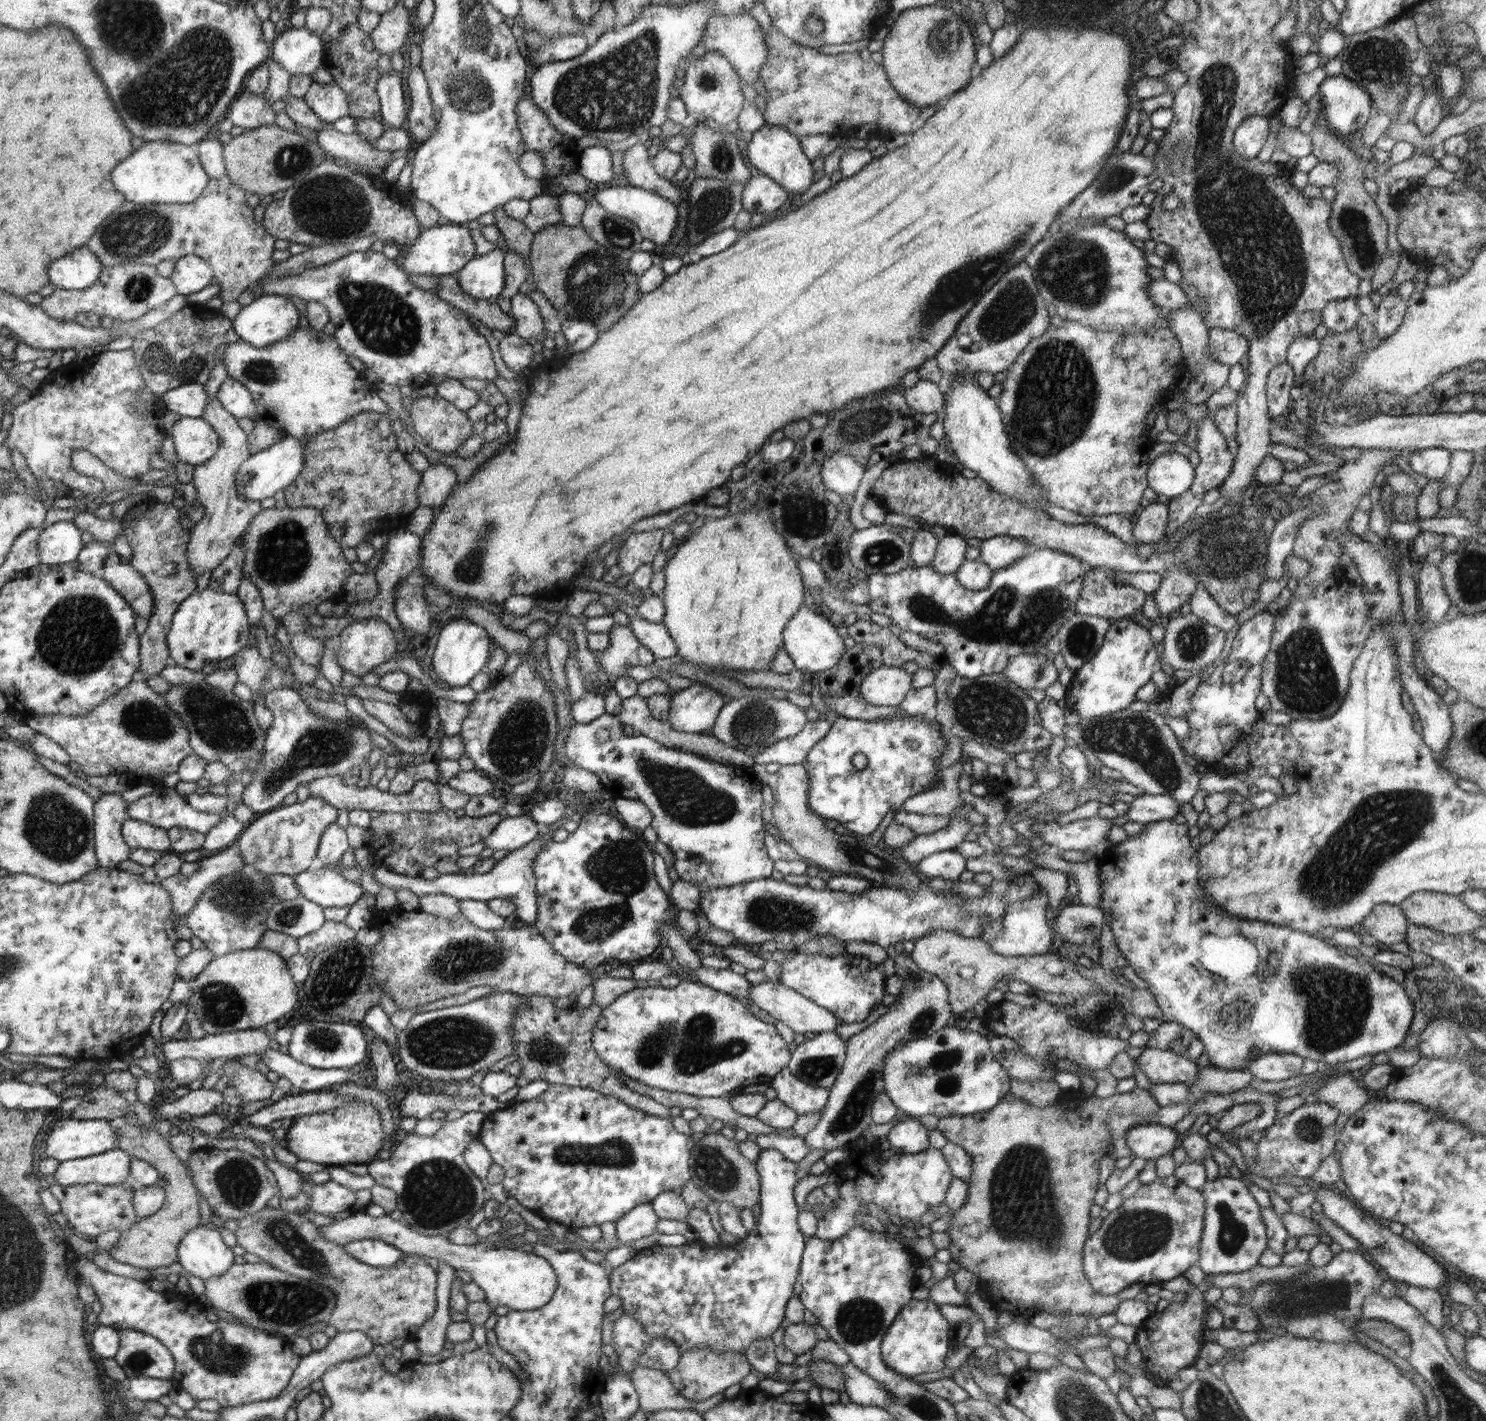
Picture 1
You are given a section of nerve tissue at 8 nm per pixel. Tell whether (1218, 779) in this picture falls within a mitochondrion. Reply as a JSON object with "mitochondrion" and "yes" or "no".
{"mitochondrion":"no"}

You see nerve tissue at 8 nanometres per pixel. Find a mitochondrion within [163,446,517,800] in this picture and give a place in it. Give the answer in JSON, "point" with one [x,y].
{"point":[224,725]}

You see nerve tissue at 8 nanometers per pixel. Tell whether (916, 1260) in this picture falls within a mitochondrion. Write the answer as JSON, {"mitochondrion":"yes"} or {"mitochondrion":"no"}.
{"mitochondrion":"no"}

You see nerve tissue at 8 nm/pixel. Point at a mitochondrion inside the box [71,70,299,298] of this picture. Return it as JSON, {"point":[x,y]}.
{"point":[130,233]}

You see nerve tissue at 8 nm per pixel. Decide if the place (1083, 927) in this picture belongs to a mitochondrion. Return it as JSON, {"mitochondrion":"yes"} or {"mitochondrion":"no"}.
{"mitochondrion":"yes"}

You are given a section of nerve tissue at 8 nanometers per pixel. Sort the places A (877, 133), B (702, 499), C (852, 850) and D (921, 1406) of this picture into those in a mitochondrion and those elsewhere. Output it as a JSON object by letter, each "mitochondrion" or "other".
{"A":"other","B":"other","C":"mitochondrion","D":"mitochondrion"}

